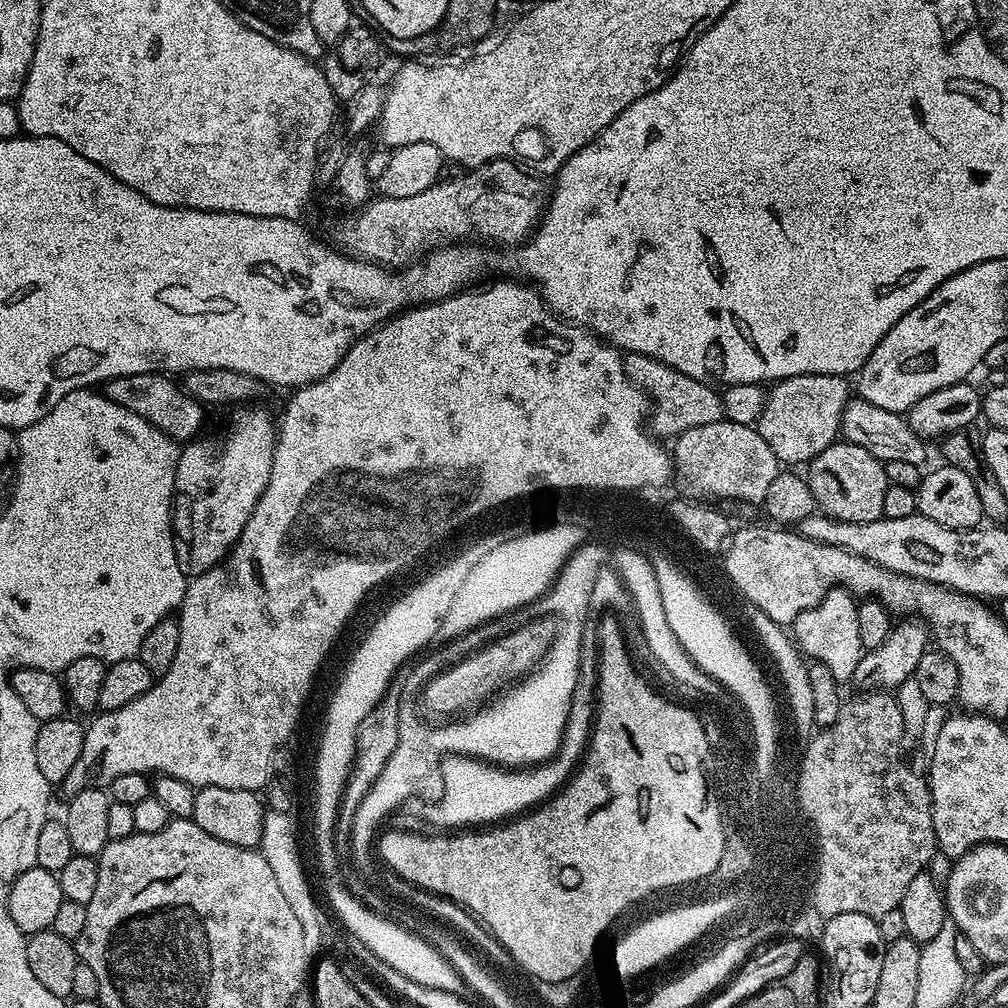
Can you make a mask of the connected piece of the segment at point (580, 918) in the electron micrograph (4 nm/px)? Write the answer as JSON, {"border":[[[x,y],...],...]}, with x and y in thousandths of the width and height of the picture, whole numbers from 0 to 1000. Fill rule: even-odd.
{"border":[[[607,615],[602,617],[594,617],[597,621],[597,641],[595,644],[599,646],[599,699],[595,702],[595,722],[587,722],[591,726],[590,736],[585,736],[577,751],[577,757],[572,761],[569,769],[566,771],[566,778],[563,784],[558,784],[555,793],[552,793],[549,798],[542,798],[534,803],[534,805],[525,809],[523,812],[513,810],[505,813],[503,815],[496,815],[492,821],[481,820],[479,823],[460,823],[458,824],[457,833],[412,833],[407,829],[393,829],[392,831],[383,831],[381,849],[384,850],[386,856],[386,862],[394,870],[397,870],[400,874],[407,875],[409,873],[417,873],[417,881],[420,877],[429,877],[429,881],[437,881],[437,885],[448,885],[448,889],[452,889],[452,893],[460,893],[460,897],[468,897],[468,901],[472,901],[472,905],[476,905],[476,909],[480,909],[480,913],[484,913],[484,917],[488,917],[488,921],[495,927],[497,933],[500,933],[501,937],[504,937],[508,940],[508,944],[512,945],[512,948],[516,952],[520,953],[520,956],[524,957],[527,961],[527,966],[535,966],[536,968],[548,969],[548,972],[552,972],[552,969],[563,968],[564,964],[570,962],[575,958],[576,952],[583,948],[584,941],[587,938],[588,933],[591,932],[592,925],[599,921],[603,917],[610,905],[613,905],[615,901],[619,901],[620,897],[623,897],[628,891],[636,889],[636,886],[644,885],[644,882],[652,881],[654,878],[669,877],[672,874],[686,873],[686,871],[693,869],[694,866],[702,865],[707,861],[707,857],[710,857],[711,849],[713,849],[714,840],[714,817],[711,816],[710,801],[705,799],[705,796],[701,794],[699,786],[699,764],[696,764],[696,758],[700,757],[700,743],[698,730],[695,727],[693,718],[690,714],[687,713],[681,706],[676,706],[674,702],[669,702],[667,699],[659,698],[657,694],[651,694],[651,690],[647,690],[647,687],[643,687],[643,683],[639,683],[639,679],[635,679],[635,675],[631,675],[631,671],[627,671],[627,663],[623,663],[623,655],[619,655],[619,643],[615,643],[615,631],[611,631],[611,619],[607,619]]]}

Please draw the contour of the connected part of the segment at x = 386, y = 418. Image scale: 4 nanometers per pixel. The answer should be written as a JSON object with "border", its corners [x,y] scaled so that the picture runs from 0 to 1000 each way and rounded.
{"border":[[[496,278],[481,286],[454,289],[441,298],[403,306],[352,337],[339,359],[335,359],[323,375],[302,381],[287,392],[290,394],[282,405],[282,414],[276,417],[268,478],[260,494],[256,494],[256,502],[252,502],[252,510],[248,510],[244,526],[240,526],[229,549],[217,560],[188,574],[183,596],[177,604],[177,649],[169,665],[159,670],[149,685],[141,688],[141,692],[133,692],[133,696],[121,700],[121,704],[100,705],[90,711],[91,719],[88,717],[84,721],[77,756],[73,756],[62,779],[64,791],[69,792],[86,781],[106,783],[113,772],[134,766],[180,773],[194,784],[216,780],[257,787],[272,766],[269,744],[286,729],[286,722],[289,722],[294,706],[297,706],[303,680],[306,680],[314,656],[320,651],[321,643],[325,643],[329,631],[333,630],[346,603],[353,599],[366,579],[400,559],[413,543],[424,539],[433,523],[446,518],[450,508],[473,505],[479,500],[488,500],[488,497],[543,480],[566,480],[569,486],[573,486],[576,480],[644,479],[649,484],[658,485],[662,476],[668,475],[669,457],[664,445],[658,444],[655,441],[658,439],[641,424],[645,398],[621,371],[615,346],[607,344],[602,337],[595,336],[582,325],[553,313],[540,301],[539,293],[531,285],[515,281]]]}

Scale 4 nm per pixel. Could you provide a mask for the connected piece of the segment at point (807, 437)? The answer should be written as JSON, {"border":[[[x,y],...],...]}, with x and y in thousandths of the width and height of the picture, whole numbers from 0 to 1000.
{"border":[[[800,371],[771,377],[765,382],[758,398],[758,406],[748,424],[760,435],[764,446],[773,454],[775,461],[801,461],[815,446],[830,439],[834,432],[833,416],[840,403],[843,390],[842,378],[835,373]]]}

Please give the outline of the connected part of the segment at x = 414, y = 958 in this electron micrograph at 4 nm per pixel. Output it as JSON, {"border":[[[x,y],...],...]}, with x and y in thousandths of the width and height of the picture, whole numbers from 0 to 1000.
{"border":[[[343,881],[334,885],[334,892],[337,901],[335,913],[338,920],[346,928],[355,931],[360,938],[364,938],[373,949],[378,950],[385,958],[390,959],[403,970],[407,970],[409,974],[415,974],[416,977],[431,981],[441,980],[442,984],[445,982],[458,983],[461,976],[459,969],[445,962],[445,953],[420,930],[410,927],[400,919],[377,908],[374,904],[366,902]]]}

